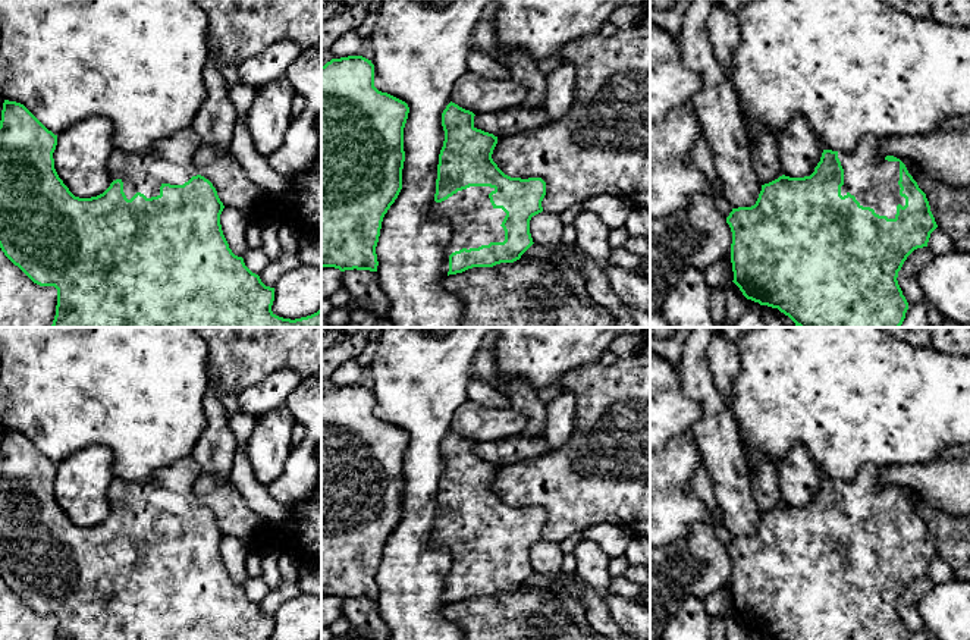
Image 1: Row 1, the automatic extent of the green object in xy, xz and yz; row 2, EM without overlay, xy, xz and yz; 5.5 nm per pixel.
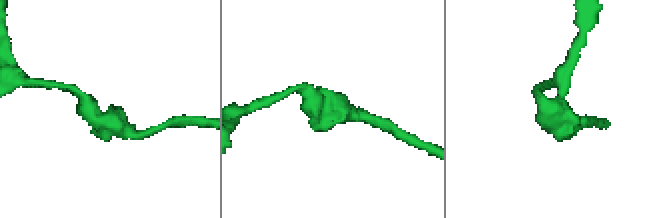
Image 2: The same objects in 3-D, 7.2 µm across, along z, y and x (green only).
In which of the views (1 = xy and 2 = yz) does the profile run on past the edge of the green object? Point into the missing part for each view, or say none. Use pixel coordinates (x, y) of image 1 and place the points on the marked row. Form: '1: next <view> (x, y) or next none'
1: next xy (170, 160)
2: next yz (873, 181)

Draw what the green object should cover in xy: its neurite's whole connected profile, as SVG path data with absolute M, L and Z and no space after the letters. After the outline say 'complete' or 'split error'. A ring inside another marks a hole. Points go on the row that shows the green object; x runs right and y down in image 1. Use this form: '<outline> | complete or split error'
M4 100L0 120L0 248L34 283L57 289L56 316L51 327L321 327L321 310L301 319L283 319L271 311L274 288L266 286L229 248L220 225L225 208L213 183L200 175L194 156L201 139L194 128L185 128L154 141L145 153L128 153L116 148L109 161L110 186L91 198L75 197L54 169L53 153L57 135L48 131L23 104Z | split error

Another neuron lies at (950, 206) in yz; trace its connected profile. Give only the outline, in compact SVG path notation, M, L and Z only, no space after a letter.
M901 160L926 194L930 211L957 251L970 252L970 186L954 188L922 172L913 161Z

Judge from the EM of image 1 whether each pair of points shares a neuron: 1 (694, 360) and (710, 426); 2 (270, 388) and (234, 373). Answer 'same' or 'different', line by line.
1: same
2: different

